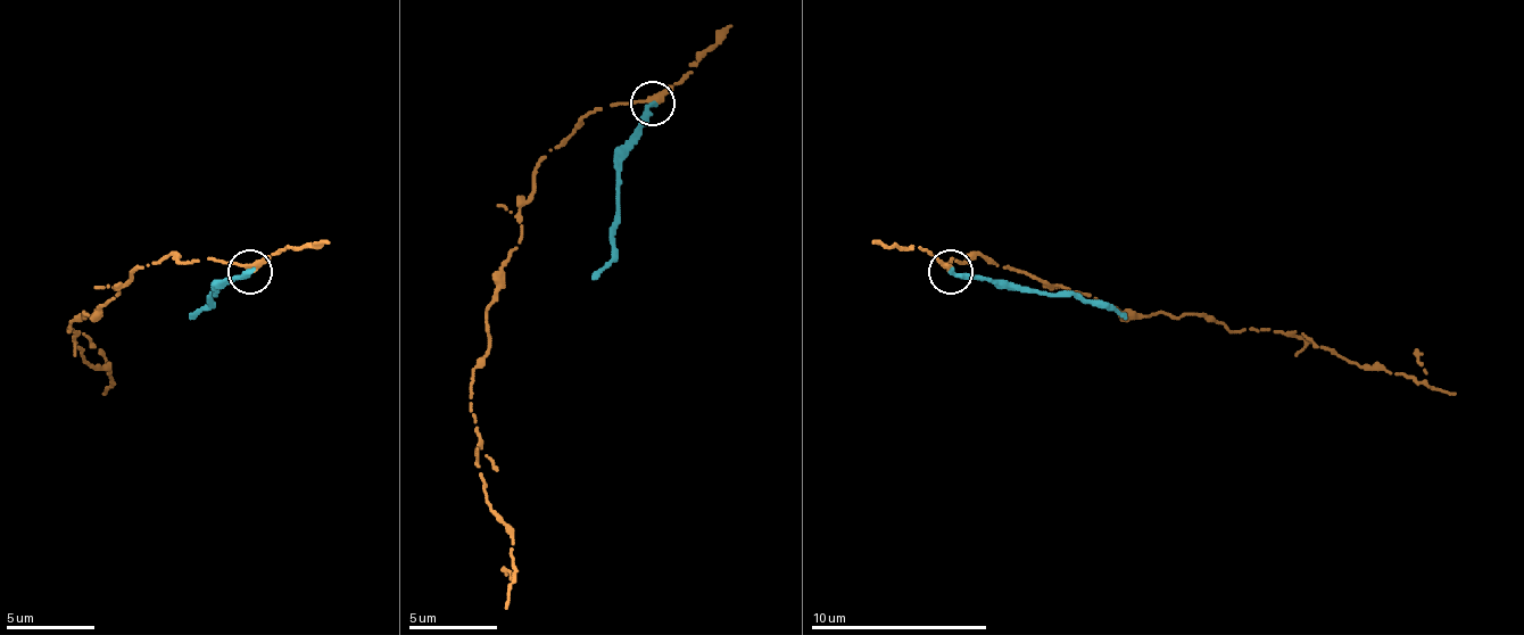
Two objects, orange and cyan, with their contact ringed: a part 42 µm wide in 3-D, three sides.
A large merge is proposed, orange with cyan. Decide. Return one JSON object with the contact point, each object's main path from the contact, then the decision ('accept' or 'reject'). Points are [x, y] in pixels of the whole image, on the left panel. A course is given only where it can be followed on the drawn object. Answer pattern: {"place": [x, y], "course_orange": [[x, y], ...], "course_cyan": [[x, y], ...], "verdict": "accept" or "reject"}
{"place": [249, 272], "course_orange": [[250, 271], [171, 253], [140, 266], [69, 323], [109, 381], [100, 351]], "course_cyan": [[250, 271], [215, 293], [210, 302], [189, 319]], "verdict": "reject"}

